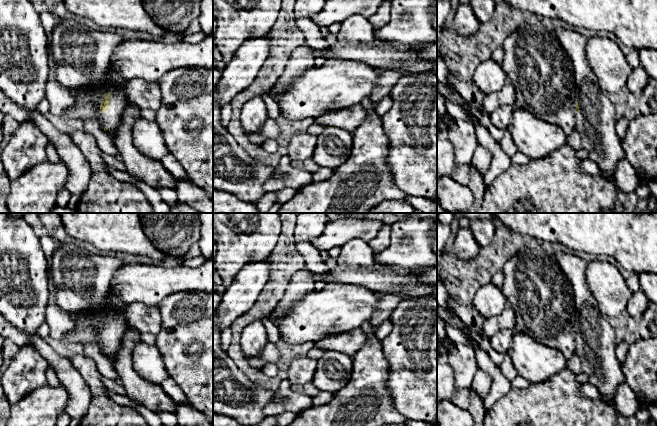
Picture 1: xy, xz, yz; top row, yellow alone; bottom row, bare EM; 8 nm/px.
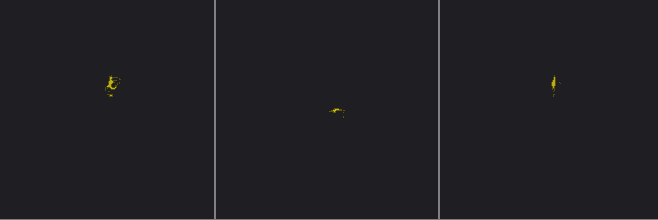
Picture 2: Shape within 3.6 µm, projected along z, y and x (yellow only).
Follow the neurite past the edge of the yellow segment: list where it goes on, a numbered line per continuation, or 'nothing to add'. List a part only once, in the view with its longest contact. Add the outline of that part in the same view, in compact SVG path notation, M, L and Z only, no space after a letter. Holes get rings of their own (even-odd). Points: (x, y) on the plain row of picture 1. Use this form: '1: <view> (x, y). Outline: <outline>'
1: xy (110, 343). Outline: M112 315L109 320L109 333L99 337L99 348L109 360L121 346L126 326L127 322L124 317Z

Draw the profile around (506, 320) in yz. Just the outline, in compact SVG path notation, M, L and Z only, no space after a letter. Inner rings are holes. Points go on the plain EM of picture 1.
M507 304L504 311L498 315L491 318L485 319L481 329L481 335L487 339L493 337L496 333L509 329L513 330L516 326L515 313L510 306Z

